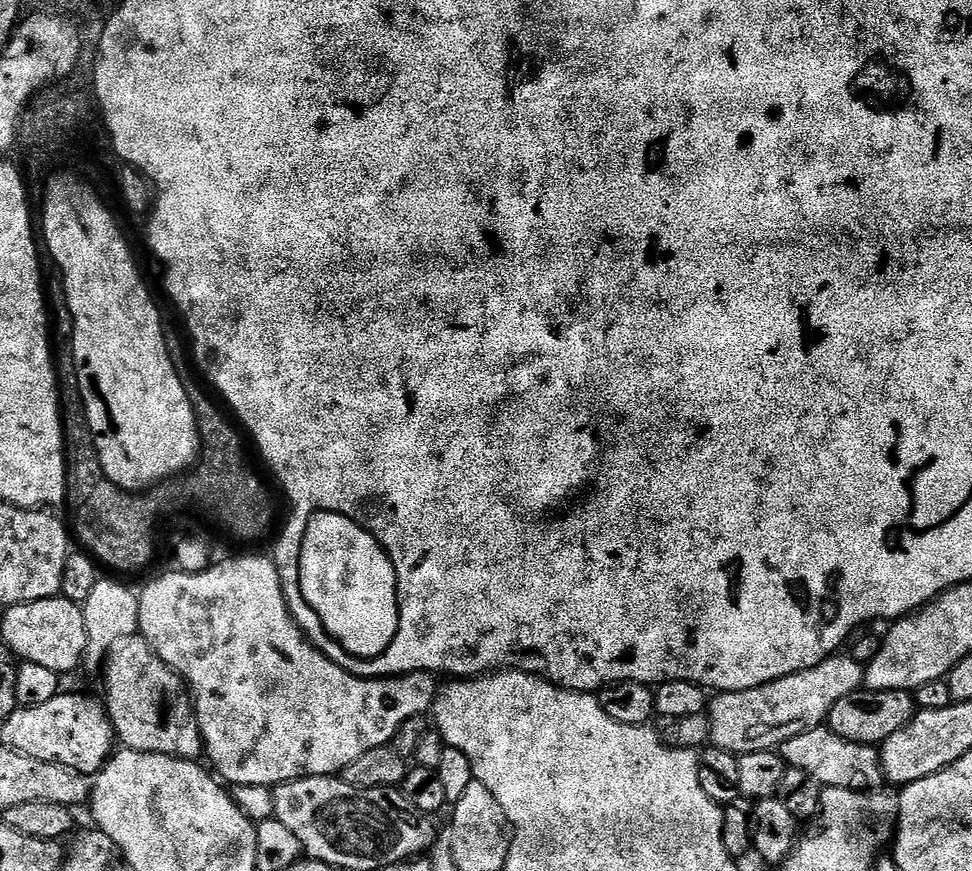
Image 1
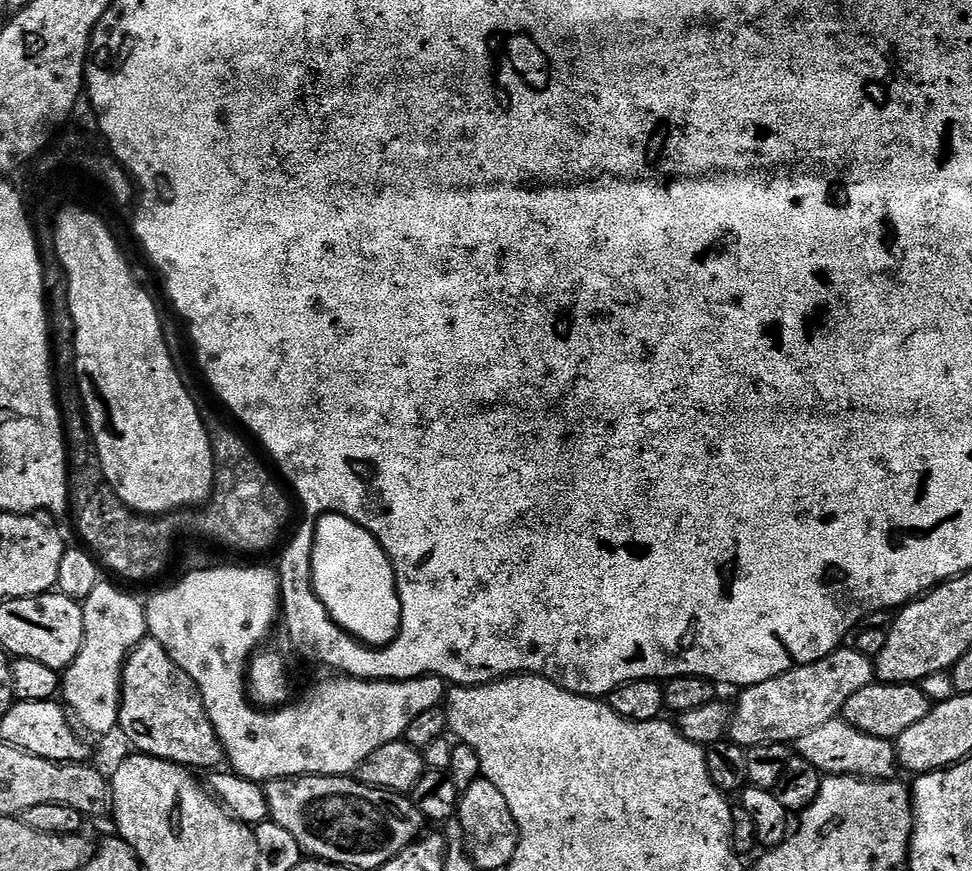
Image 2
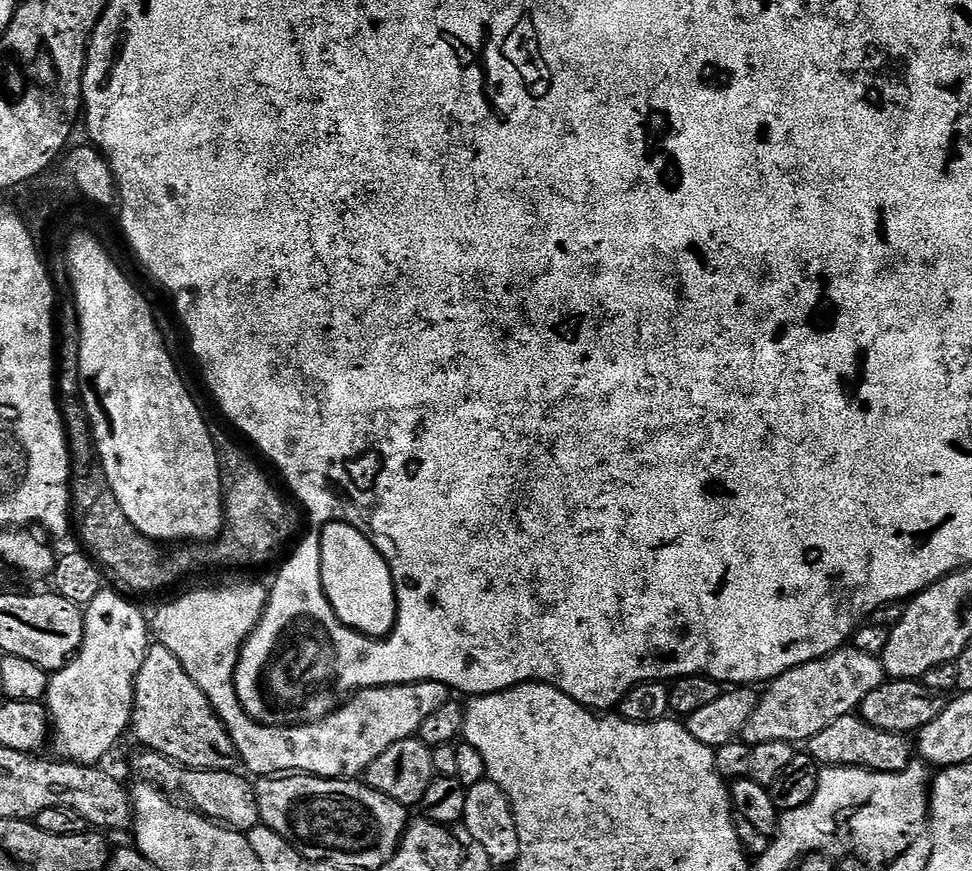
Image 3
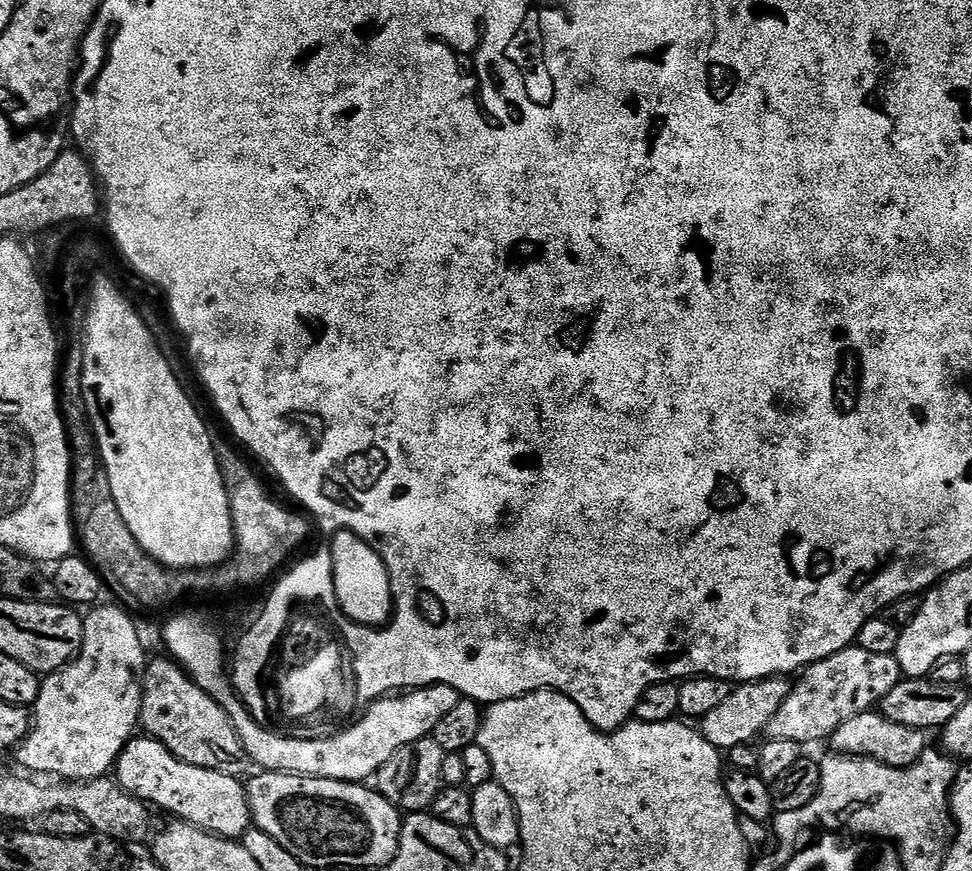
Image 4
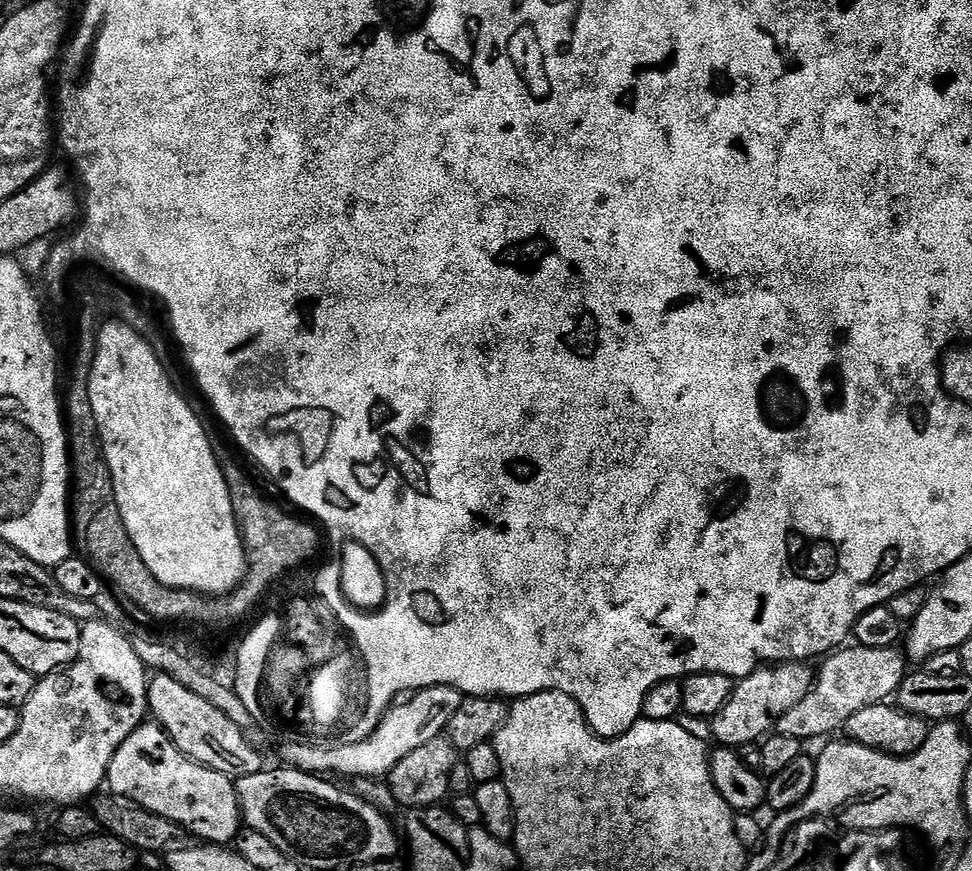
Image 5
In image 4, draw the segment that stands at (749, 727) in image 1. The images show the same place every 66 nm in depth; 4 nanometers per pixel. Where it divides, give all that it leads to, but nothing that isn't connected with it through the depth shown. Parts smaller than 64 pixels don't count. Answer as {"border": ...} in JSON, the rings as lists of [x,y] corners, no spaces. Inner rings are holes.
{"border":[[[858,647],[844,648],[838,654],[826,658],[822,662],[814,662],[809,668],[799,673],[797,684],[788,689],[788,697],[778,706],[778,710],[768,722],[767,739],[789,740],[808,746],[815,740],[827,741],[846,722],[846,718],[854,718],[858,714],[869,711],[896,684],[898,672],[891,663],[885,662],[878,654],[869,654],[867,650]]]}

